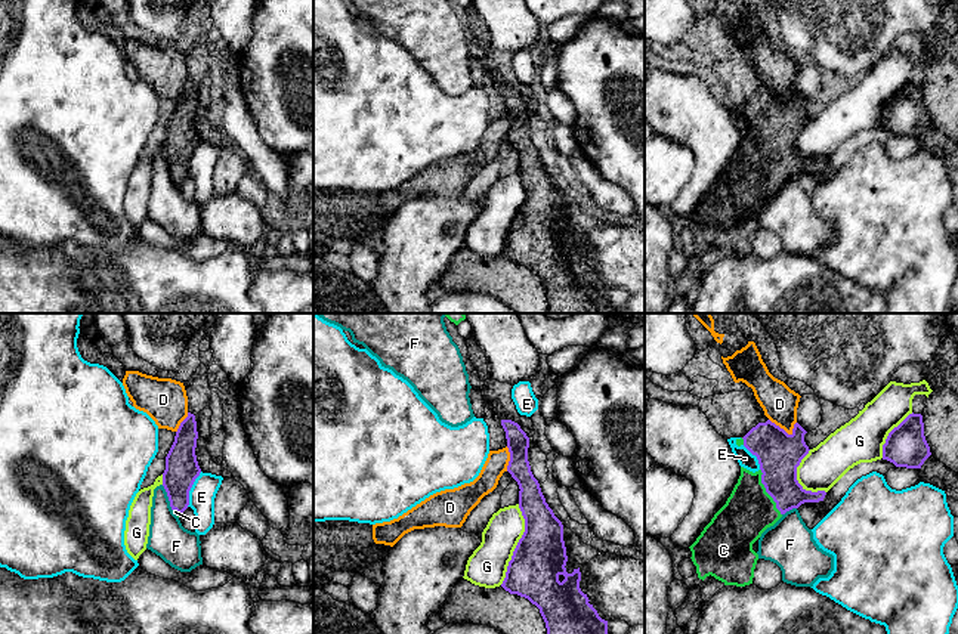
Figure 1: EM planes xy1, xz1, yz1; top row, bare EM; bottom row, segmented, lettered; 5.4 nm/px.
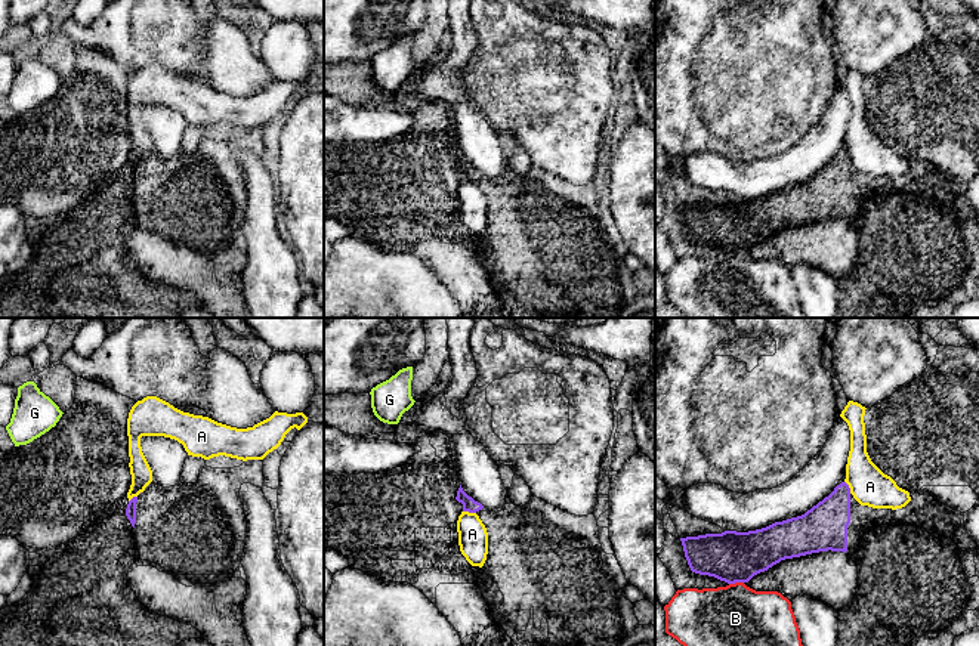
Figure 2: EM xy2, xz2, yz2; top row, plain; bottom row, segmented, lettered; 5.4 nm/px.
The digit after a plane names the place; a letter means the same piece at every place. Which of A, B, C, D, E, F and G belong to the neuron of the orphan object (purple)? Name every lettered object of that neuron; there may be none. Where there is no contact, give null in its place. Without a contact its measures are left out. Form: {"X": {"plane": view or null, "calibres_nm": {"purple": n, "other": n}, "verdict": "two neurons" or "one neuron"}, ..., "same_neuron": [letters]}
{"A": {"plane": "xz2", "calibres_nm": {"purple": 80, "other": 160}, "verdict": "two neurons"}, "B": {"plane": "yz2", "calibres_nm": {"purple": 280, "other": 460}, "verdict": "two neurons"}, "C": {"plane": "yz1", "calibres_nm": {"purple": 240, "other": 280}, "verdict": "one neuron"}, "D": {"plane": "yz1", "calibres_nm": {"purple": 240, "other": 190}, "verdict": "two neurons"}, "E": {"plane": "xy1", "calibres_nm": {"purple": 180, "other": 140}, "verdict": "two neurons"}, "F": {"plane": "xy1", "calibres_nm": {"purple": 180, "other": 220}, "verdict": "two neurons"}, "G": {"plane": "xz1", "calibres_nm": {"purple": 280, "other": 220}, "verdict": "two neurons"}, "same_neuron": ["C"]}

